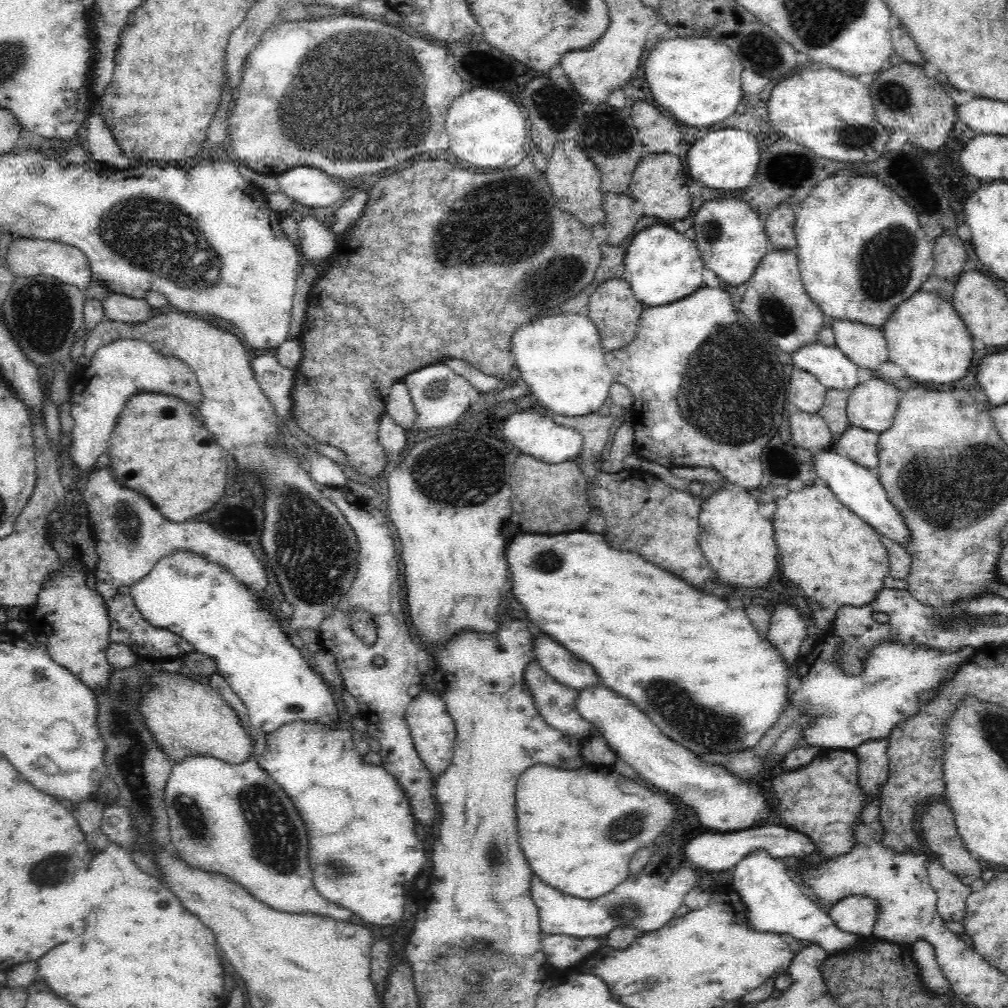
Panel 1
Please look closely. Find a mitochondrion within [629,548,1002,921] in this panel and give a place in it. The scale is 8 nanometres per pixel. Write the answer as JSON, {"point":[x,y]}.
{"point":[709,729]}

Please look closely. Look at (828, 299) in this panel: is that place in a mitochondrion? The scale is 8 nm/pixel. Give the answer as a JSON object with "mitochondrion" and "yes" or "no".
{"mitochondrion":"no"}

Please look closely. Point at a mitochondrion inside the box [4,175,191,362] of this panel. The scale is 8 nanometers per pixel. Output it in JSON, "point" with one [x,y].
{"point":[48,307]}

